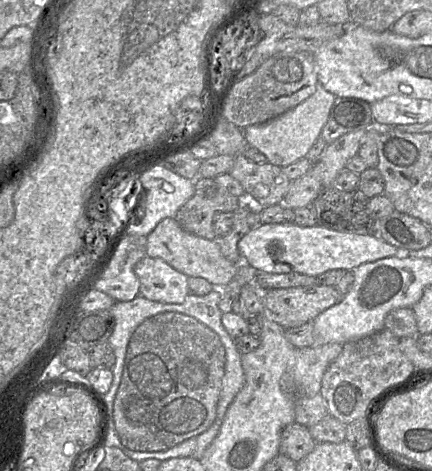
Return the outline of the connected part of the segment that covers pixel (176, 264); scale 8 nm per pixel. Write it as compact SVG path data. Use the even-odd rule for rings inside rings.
M165 218L147 236L147 256L160 258L188 277L206 279L213 286L228 285L239 264L228 260L221 252L218 240L208 240L184 230L174 218Z

